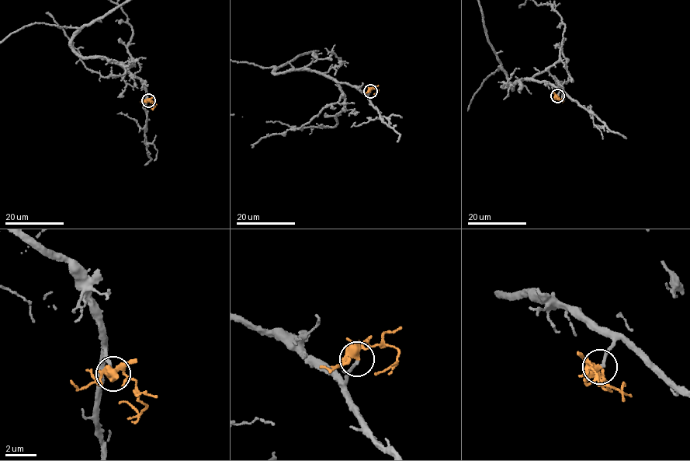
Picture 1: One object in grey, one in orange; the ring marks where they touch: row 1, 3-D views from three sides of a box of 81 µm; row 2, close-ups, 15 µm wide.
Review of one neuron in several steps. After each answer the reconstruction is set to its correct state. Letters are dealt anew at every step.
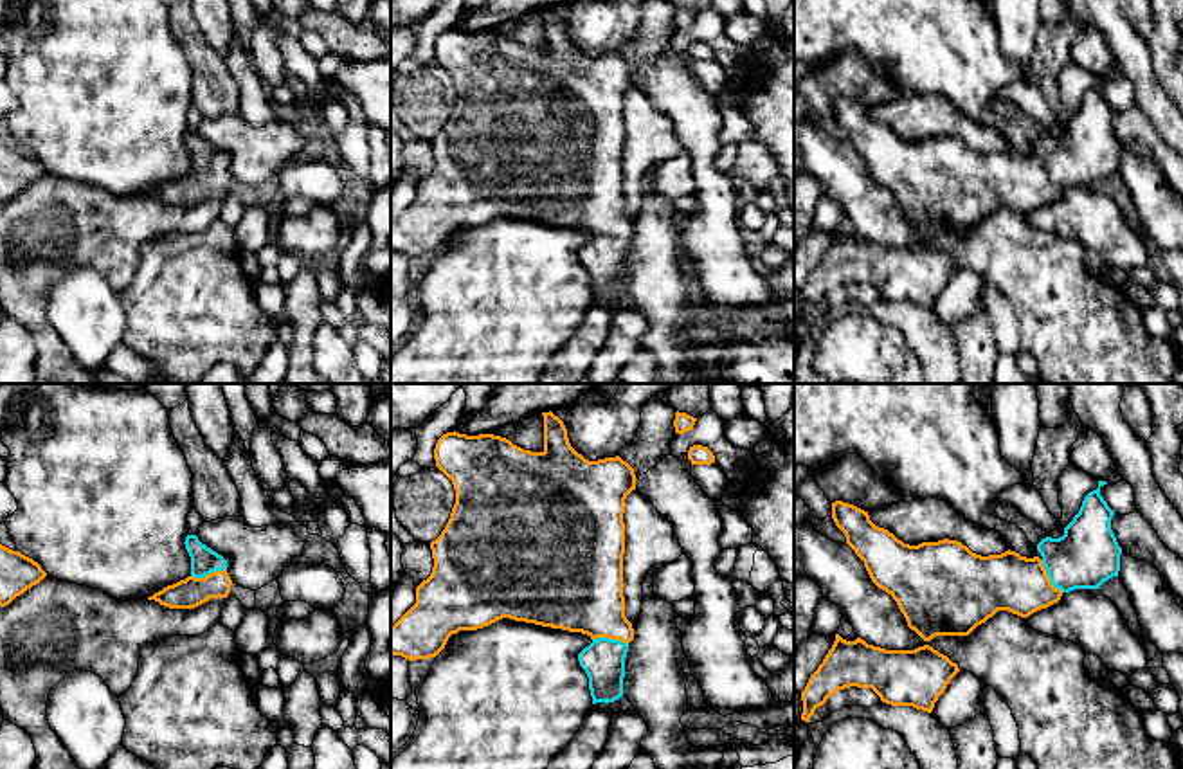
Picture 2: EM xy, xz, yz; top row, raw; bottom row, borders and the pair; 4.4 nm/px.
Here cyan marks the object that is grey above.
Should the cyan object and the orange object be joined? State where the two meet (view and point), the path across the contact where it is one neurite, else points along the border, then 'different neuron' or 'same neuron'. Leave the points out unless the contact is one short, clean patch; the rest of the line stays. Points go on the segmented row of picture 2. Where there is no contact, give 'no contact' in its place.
meets cyan in xy at (207, 573); runs through xy (204, 560), (207, 573), (189, 593); same neuron

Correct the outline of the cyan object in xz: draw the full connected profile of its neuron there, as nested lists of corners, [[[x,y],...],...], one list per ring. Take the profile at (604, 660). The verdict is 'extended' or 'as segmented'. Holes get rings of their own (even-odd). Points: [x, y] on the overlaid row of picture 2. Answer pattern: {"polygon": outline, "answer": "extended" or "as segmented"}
{"polygon": [[[551,411],[542,416],[542,452],[524,450],[493,434],[466,436],[454,430],[438,439],[436,466],[452,481],[456,504],[445,529],[430,542],[430,576],[416,587],[416,603],[391,627],[391,654],[409,661],[436,657],[452,634],[477,630],[502,618],[582,632],[592,639],[578,654],[592,704],[609,704],[623,695],[625,657],[634,639],[623,596],[623,513],[627,495],[636,490],[636,474],[619,456],[585,459],[571,447],[564,421]]], "answer": "extended"}

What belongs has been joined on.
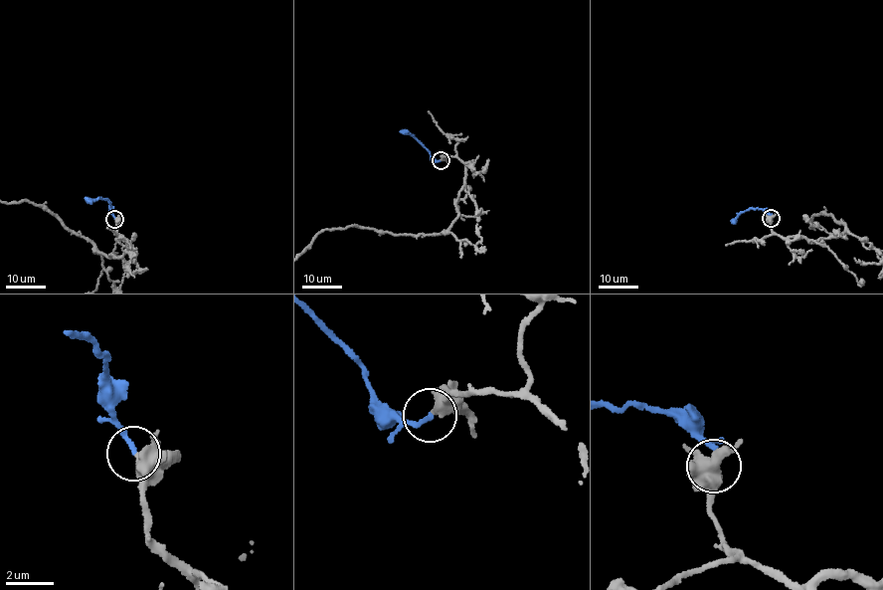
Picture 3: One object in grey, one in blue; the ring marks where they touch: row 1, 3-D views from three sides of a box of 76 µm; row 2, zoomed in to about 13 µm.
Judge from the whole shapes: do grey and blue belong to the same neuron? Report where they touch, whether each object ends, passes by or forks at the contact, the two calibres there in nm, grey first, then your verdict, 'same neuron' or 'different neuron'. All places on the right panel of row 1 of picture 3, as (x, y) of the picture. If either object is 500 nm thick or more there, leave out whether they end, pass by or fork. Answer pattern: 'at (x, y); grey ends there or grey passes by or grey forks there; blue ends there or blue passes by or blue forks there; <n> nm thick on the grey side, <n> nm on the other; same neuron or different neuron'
at (771, 218); 550 nm thick on the grey side, 200 nm on the other; same neuron

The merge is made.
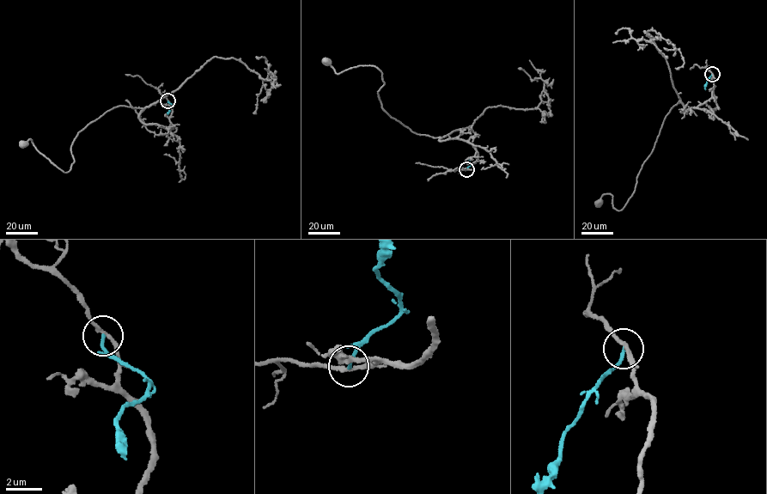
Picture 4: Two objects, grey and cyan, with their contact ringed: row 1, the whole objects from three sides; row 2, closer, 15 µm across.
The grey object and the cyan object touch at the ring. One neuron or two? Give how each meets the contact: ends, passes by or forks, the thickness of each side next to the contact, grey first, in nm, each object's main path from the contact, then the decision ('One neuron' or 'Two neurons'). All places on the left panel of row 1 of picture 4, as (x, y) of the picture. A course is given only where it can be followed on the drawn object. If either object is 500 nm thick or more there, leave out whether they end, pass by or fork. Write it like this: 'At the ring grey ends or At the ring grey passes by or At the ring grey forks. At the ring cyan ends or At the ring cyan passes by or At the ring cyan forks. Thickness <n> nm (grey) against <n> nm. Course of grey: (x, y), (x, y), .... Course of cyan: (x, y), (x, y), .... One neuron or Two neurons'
At the ring grey passes by. At the ring cyan ends. Thickness 190 nm (grey) against 190 nm. Course of grey: (167, 100), (171, 128), (120, 106), (91, 121), (66, 172), (23, 143). Course of cyan: (167, 100), (172, 105), (167, 113). Two neurons

